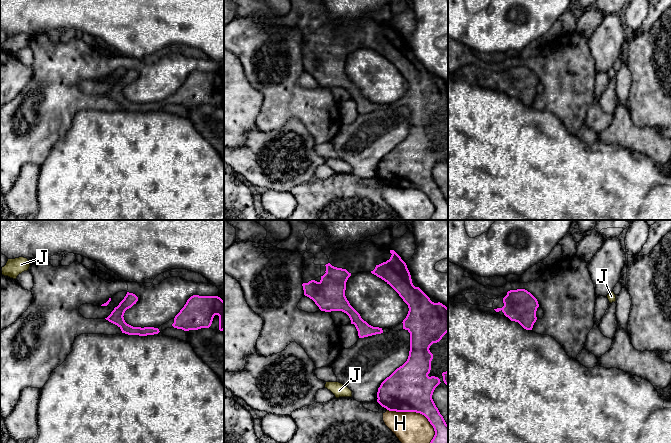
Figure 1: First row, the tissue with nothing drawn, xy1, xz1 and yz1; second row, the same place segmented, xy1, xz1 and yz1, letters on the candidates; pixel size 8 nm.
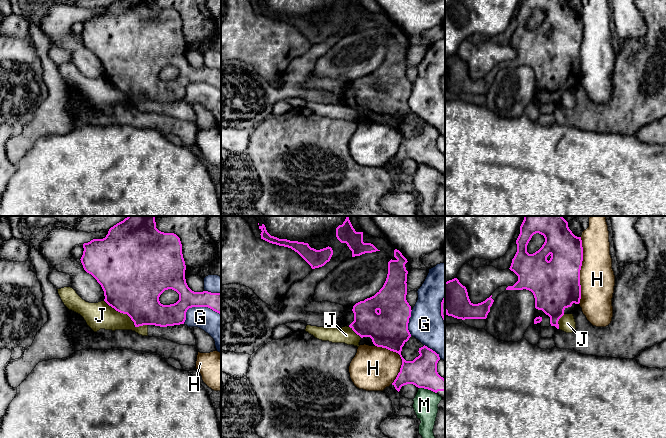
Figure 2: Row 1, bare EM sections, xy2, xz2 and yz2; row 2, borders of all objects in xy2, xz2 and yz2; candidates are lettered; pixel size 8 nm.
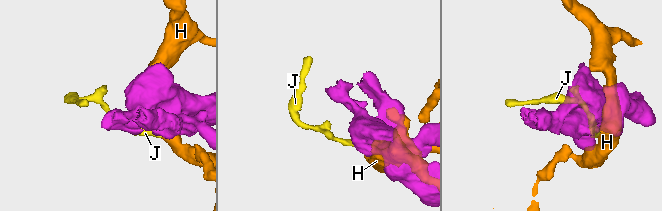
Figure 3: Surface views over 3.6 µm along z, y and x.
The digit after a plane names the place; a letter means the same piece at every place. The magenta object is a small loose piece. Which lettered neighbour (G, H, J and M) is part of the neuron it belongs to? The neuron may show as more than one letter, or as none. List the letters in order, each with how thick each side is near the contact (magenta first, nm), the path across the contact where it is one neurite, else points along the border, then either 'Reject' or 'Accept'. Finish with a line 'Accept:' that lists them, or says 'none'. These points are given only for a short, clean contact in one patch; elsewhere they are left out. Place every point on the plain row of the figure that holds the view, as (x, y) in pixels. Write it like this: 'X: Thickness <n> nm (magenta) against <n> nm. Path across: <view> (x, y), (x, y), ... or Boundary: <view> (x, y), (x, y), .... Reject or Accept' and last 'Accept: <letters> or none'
G: Thickness 180 nm (magenta) against 220 nm. Reject
H: Thickness 400 nm (magenta) against 280 nm. Reject
J: Thickness 480 nm (magenta) against 220 nm. Boundary: xy2 (104, 76), (116, 86), (125, 89), (136, 102), (147, 101). Reject
M: Thickness 240 nm (magenta) against 190 nm. Reject
Accept: none

